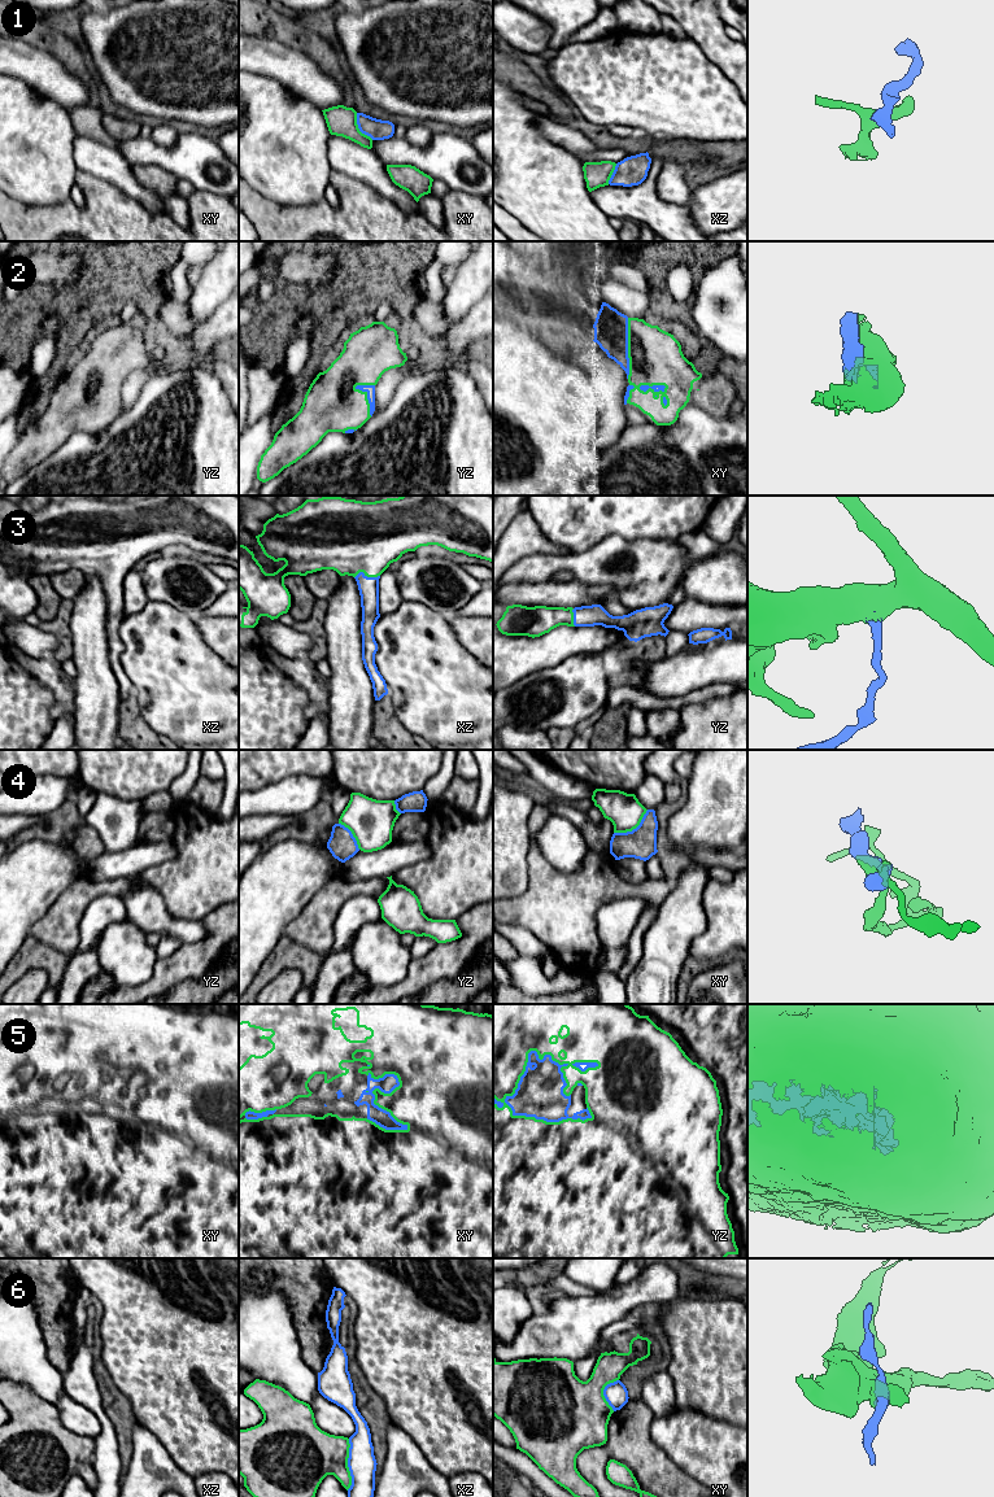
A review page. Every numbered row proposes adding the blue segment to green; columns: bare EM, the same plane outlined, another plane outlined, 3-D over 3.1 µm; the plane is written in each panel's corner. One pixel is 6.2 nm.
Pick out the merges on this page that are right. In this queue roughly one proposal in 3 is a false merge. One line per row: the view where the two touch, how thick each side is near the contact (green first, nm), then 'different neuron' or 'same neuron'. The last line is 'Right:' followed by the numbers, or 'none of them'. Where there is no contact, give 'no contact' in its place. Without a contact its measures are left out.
1: contact in xy; calibres 190 and 130 nm; same neuron
2: contact in xy; calibres 340 and 200 nm; same neuron
3: contact in xz; calibres 440 and 130 nm; same neuron
4: contact in xy; calibres 220 and 190 nm; different neuron
5: contact in yz; calibres 500 and 280 nm; same neuron
6: contact in xz; calibres 360 and 180 nm; different neuron
Right: 1, 2, 3, 5

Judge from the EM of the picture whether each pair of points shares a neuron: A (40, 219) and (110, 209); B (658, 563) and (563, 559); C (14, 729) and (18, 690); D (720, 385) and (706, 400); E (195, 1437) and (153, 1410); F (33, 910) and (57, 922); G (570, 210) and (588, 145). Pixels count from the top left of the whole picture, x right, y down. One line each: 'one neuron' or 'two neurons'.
A: one neuron
B: one neuron
C: one neuron
D: one neuron
E: one neuron
F: two neurons
G: two neurons

